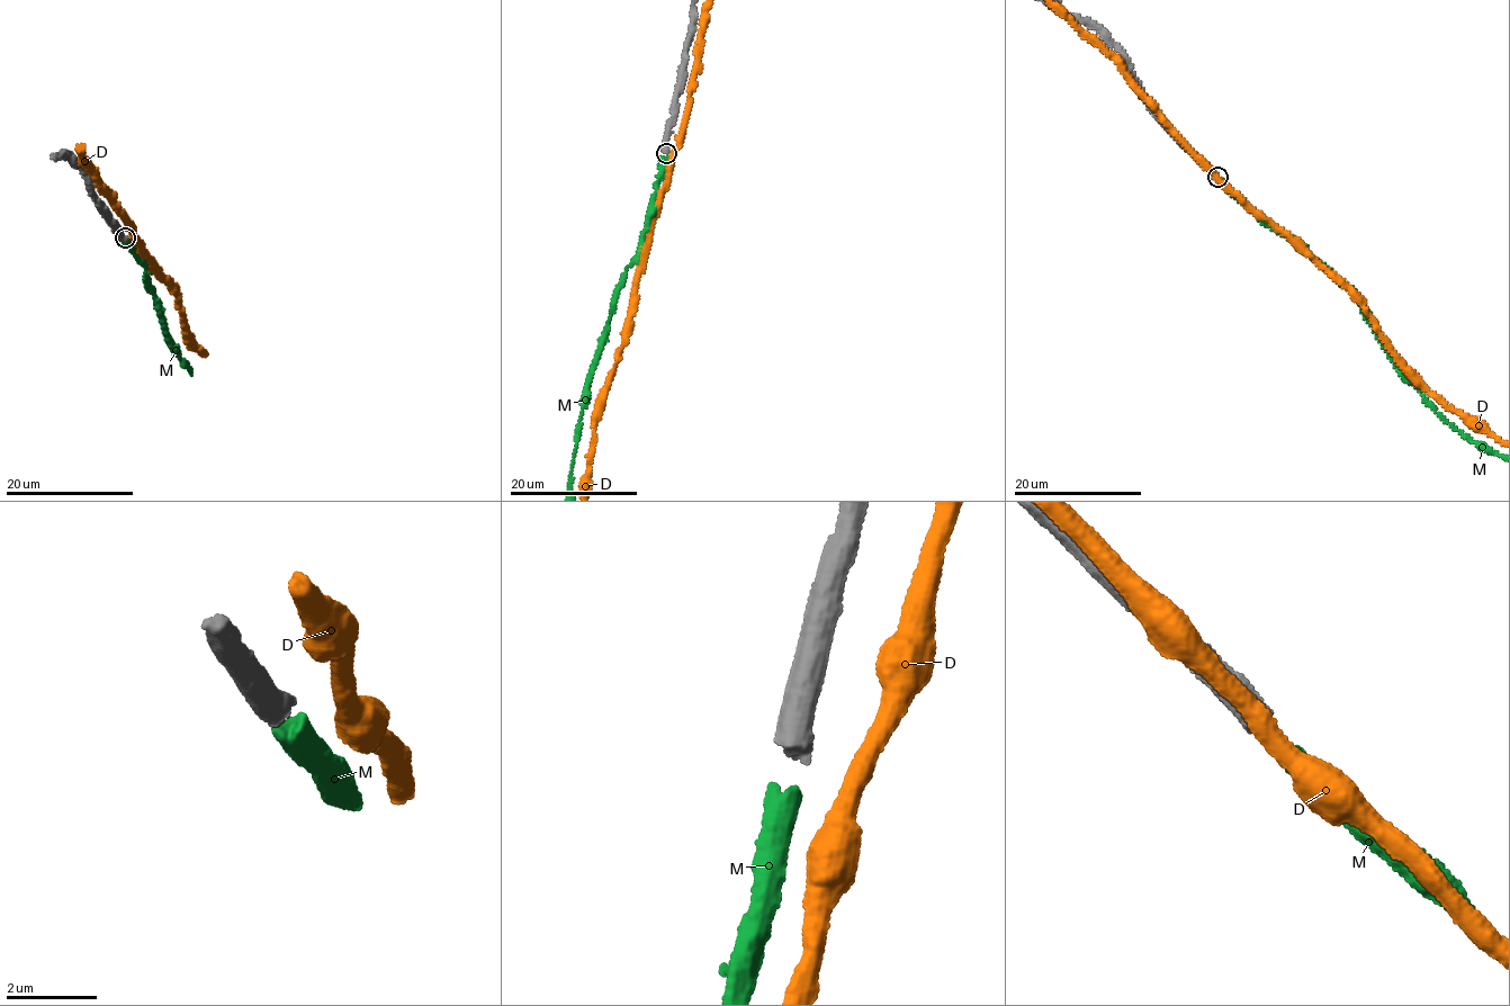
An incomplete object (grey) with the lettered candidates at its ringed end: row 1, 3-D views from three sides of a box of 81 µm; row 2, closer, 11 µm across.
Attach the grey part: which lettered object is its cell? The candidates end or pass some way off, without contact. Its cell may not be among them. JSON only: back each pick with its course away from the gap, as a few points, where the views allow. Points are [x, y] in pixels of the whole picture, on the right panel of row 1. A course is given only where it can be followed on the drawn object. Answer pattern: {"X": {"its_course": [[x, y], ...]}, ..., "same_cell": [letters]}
{"same_cell": ["M"]}

